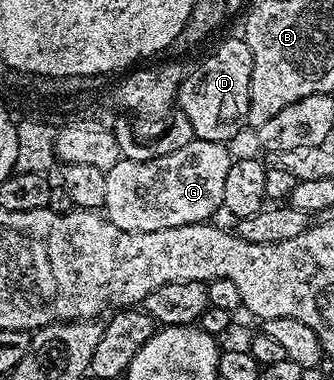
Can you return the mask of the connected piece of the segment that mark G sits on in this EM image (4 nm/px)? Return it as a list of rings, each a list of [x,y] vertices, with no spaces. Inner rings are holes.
[[[194,139],[160,158],[147,158],[145,161],[122,159],[114,163],[106,171],[106,203],[102,210],[114,227],[122,231],[162,231],[170,227],[186,227],[187,225],[202,225],[213,220],[216,212],[221,212],[224,200],[222,194],[226,187],[226,175],[234,160],[233,154],[228,154],[229,146],[218,141],[202,141]]]

